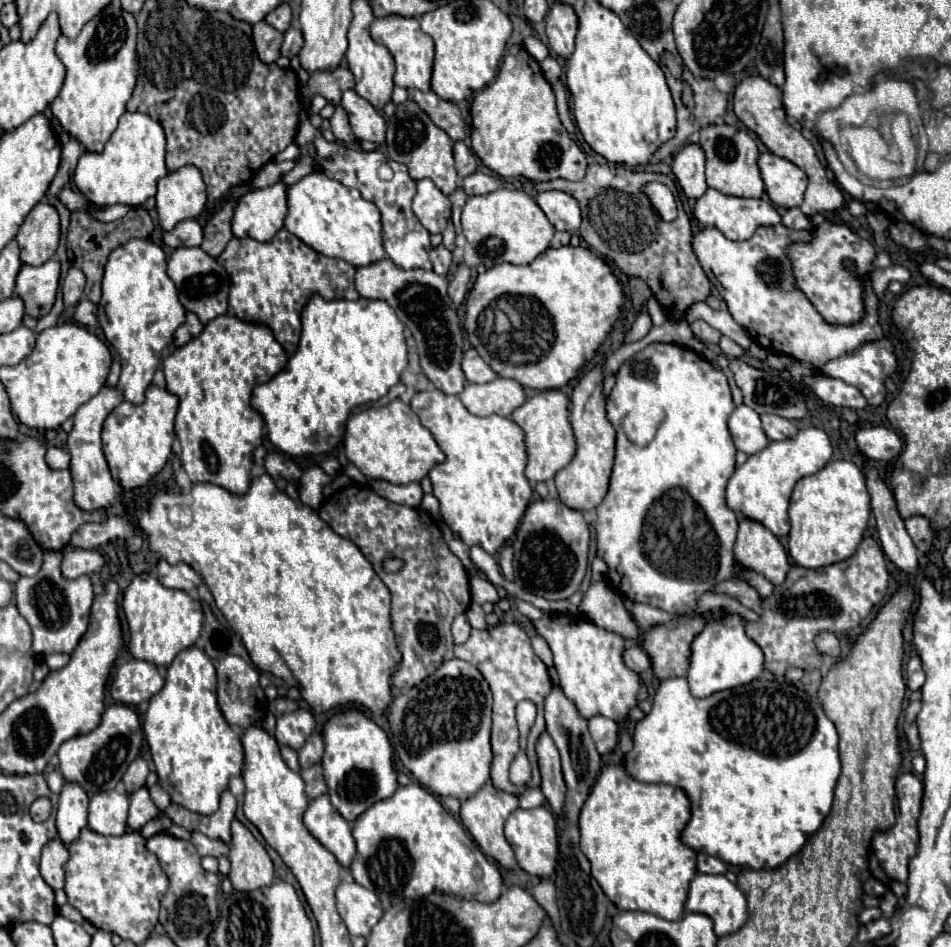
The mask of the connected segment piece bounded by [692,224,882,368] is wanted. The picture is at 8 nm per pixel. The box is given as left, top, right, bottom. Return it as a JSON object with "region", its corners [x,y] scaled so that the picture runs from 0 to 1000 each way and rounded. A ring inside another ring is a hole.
{"region":[[[824,237],[799,239],[791,251],[780,256],[766,253],[753,241],[740,241],[730,249],[728,262],[738,285],[763,317],[766,329],[795,363],[808,372],[826,374],[841,382],[852,382],[858,389],[864,389],[866,382],[881,378],[883,374],[892,374],[892,370],[900,370],[909,357],[921,357],[921,353],[927,353],[927,346],[923,342],[921,329],[923,315],[919,321],[915,298],[909,306],[909,336],[896,344],[875,344],[866,340],[854,321],[845,315],[845,310],[837,306],[833,283],[829,281],[824,264],[829,258],[837,253],[850,256],[850,251],[852,247],[848,243],[831,243]]]}

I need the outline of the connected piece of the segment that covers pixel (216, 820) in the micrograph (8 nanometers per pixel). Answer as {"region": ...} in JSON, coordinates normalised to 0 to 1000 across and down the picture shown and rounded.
{"region":[[[238,834],[231,843],[231,853],[225,860],[221,860],[221,862],[202,860],[204,862],[202,874],[210,876],[219,885],[233,887],[240,891],[242,889],[242,868],[246,866],[246,857],[248,857],[248,843],[244,841],[242,834]]]}

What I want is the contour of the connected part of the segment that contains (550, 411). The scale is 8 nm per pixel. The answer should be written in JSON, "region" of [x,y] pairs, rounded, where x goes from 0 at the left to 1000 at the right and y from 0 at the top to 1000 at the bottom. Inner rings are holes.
{"region":[[[574,412],[553,422],[551,429],[538,435],[538,444],[553,456],[553,473],[555,473],[555,492],[553,505],[564,509],[574,509],[585,503],[587,496],[597,492],[606,477],[606,465],[601,450],[597,446],[597,420],[587,412]]]}

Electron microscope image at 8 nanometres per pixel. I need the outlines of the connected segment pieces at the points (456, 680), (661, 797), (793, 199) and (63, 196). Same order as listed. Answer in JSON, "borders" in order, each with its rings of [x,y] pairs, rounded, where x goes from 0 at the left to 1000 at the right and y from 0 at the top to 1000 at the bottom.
{"borders":[[[[469,697],[454,716],[448,716],[442,724],[425,729],[414,737],[408,754],[414,790],[423,807],[431,817],[452,836],[461,841],[475,841],[484,847],[496,843],[509,828],[515,826],[517,790],[515,790],[515,767],[517,767],[517,731],[505,707],[488,697]]],[[[656,805],[639,807],[631,813],[610,857],[610,898],[623,912],[623,925],[652,961],[675,961],[698,971],[715,971],[719,967],[723,933],[732,923],[732,900],[715,887],[723,866],[726,845],[717,832],[671,826],[660,817]]],[[[803,161],[797,167],[797,177],[805,196],[805,205],[816,218],[833,220],[843,215],[850,188],[837,173],[812,161]]],[[[65,199],[65,203],[61,205],[61,209],[63,209],[63,213],[65,213],[72,222],[86,222],[88,215],[93,213],[86,205],[80,205],[80,203],[74,201],[74,199]]]]}

